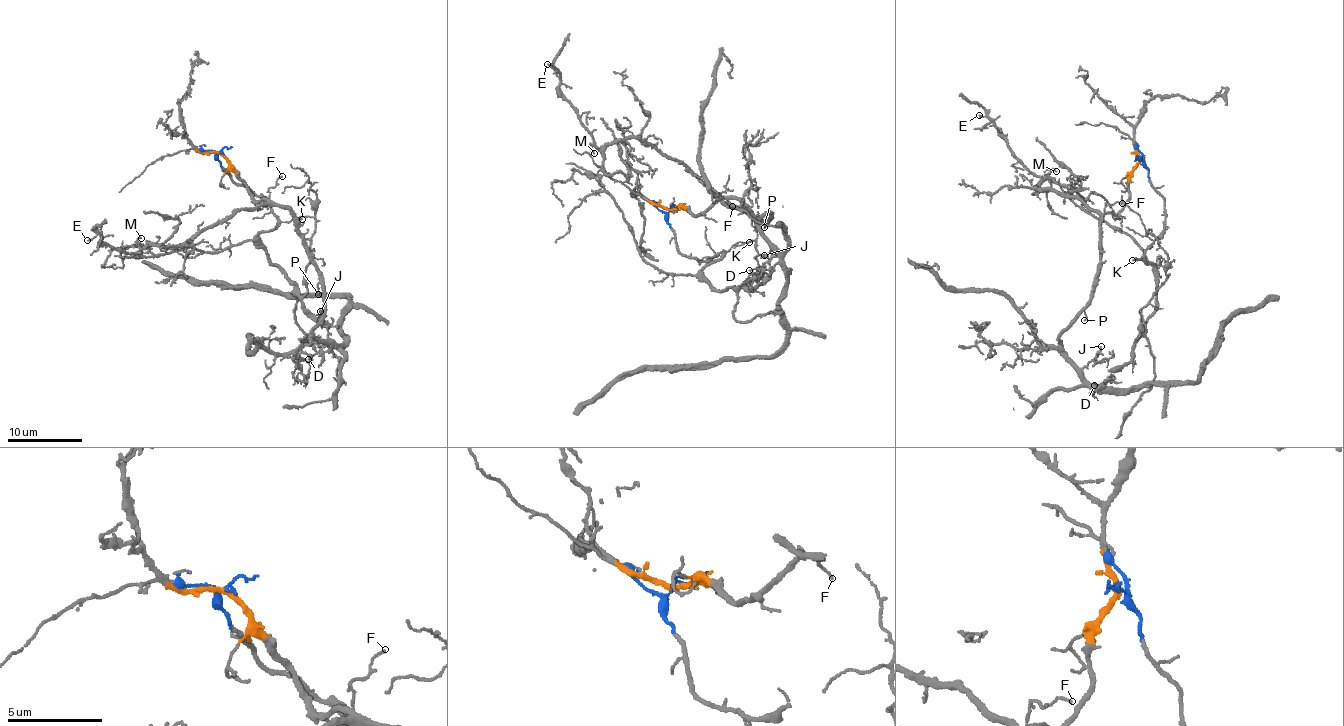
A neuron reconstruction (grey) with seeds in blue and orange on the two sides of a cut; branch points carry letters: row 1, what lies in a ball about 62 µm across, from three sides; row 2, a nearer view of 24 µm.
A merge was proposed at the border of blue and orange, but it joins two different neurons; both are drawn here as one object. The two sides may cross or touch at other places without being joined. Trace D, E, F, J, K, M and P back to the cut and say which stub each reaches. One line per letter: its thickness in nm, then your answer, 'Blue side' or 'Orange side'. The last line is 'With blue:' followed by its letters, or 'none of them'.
D: Thickness 150 nm. Orange side
E: Thickness 120 nm. Orange side
F: Thickness 110 nm. Orange side
J: Thickness 140 nm. Orange side
K: Thickness 130 nm. Blue side
M: Thickness 100 nm. Orange side
P: Thickness 120 nm. Orange side
With blue: K

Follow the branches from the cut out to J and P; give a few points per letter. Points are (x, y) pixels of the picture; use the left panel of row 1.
J: (219, 151), (255, 202), (269, 200), (289, 210), (323, 292), (313, 336), (325, 340), (321, 311)
P: (219, 151), (255, 202), (269, 200), (273, 205), (284, 205), (289, 210), (320, 281), (318, 294)

